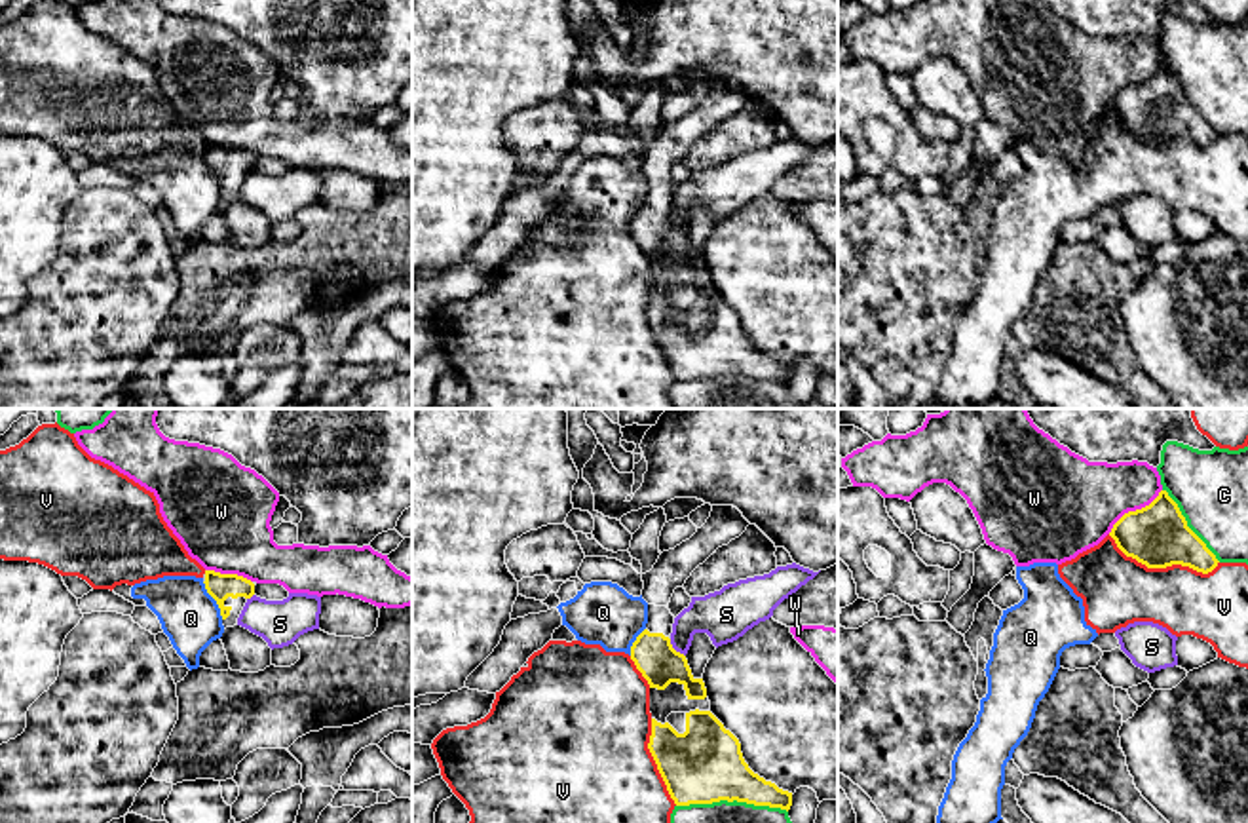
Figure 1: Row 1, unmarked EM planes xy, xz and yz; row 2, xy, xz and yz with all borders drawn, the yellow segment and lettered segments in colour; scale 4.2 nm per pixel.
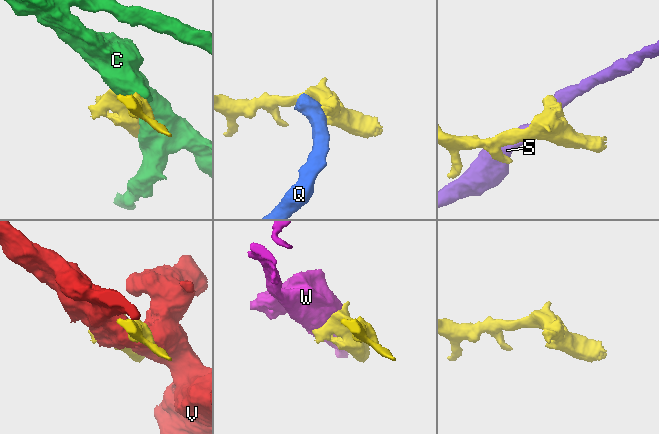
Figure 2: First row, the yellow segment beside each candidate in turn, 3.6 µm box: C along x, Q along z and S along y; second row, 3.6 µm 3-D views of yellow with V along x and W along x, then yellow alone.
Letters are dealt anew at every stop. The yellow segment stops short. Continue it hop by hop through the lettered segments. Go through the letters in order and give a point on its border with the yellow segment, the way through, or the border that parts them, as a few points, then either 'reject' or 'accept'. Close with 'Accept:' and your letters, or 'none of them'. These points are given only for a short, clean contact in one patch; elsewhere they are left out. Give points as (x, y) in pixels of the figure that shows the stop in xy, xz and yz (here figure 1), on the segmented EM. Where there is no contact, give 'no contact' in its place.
C: contact xz (732, 801); reject
Q: contact xy (215, 599); border xy (202, 582), (223, 618); reject
S: contact xz (673, 649); border xz (669, 639), (684, 656); reject
V: contact yz (1163, 567); reject
W: contact yz (1136, 510); reject
Accept: none of them

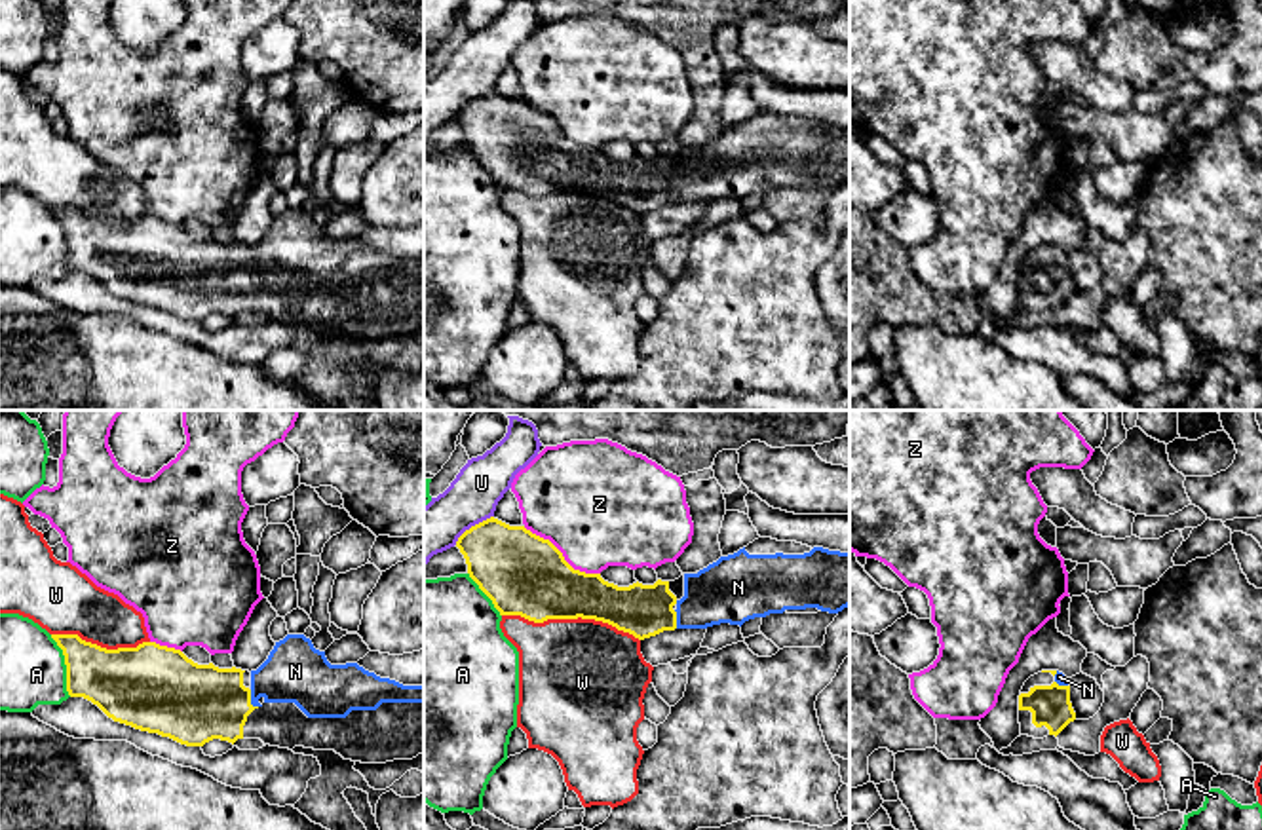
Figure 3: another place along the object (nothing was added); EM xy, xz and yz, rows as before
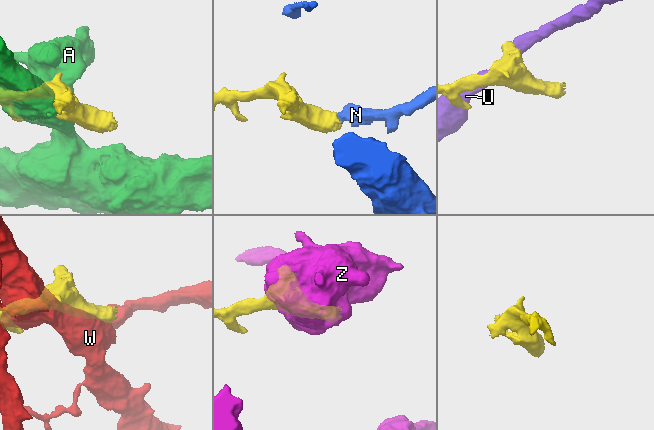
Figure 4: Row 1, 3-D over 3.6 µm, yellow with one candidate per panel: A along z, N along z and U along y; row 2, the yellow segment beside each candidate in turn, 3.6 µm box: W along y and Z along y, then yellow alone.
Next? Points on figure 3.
A: contact xy (65, 663); reject
N: contact xy (249, 699); way xy (191, 703), (249, 699), (268, 680), (295, 671); accept
U: contact xz (472, 527); border xz (493, 515), (472, 525), (455, 544); reject
W: contact xz (571, 618); reject
Z: contact xz (561, 555); reject
Accept: N

